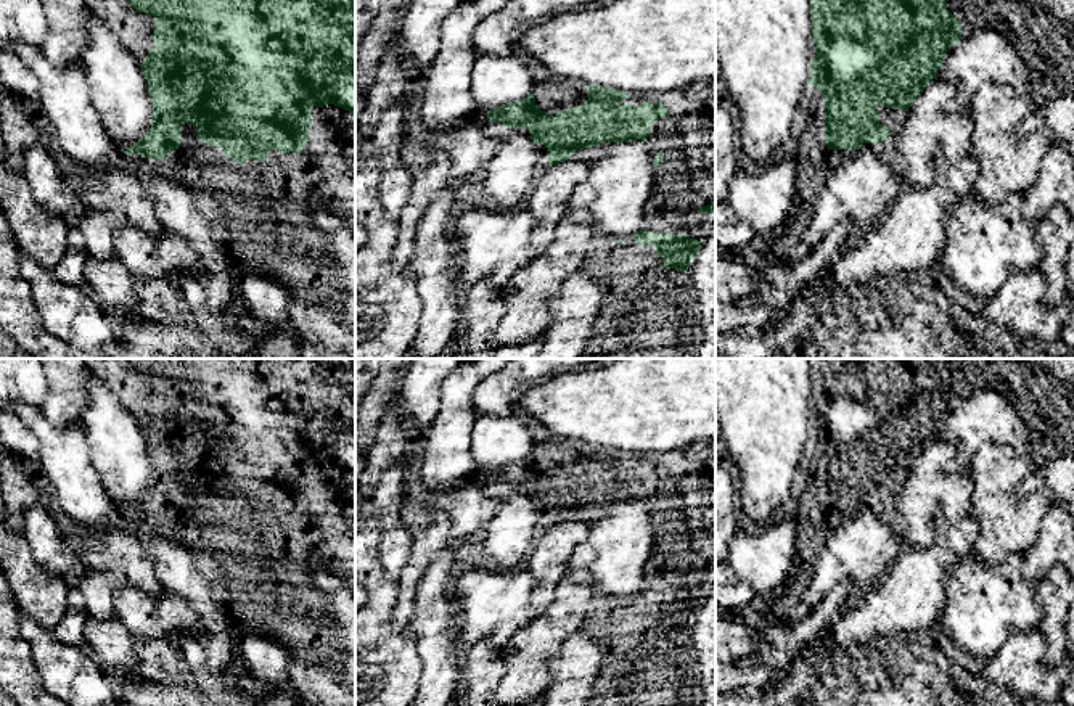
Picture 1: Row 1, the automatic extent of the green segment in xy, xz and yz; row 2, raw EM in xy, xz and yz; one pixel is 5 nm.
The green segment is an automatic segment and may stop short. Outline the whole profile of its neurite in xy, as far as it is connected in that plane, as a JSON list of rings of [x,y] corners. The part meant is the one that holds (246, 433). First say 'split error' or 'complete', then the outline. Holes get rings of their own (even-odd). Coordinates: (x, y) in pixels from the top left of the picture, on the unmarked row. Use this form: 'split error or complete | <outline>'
complete | [[[124,359],[133,370],[154,380],[153,400],[156,405],[140,425],[153,463],[153,482],[148,494],[124,515],[137,513],[141,518],[166,519],[170,510],[180,508],[182,486],[193,484],[199,502],[222,508],[236,524],[249,521],[265,523],[267,515],[277,510],[285,515],[301,513],[309,500],[312,468],[334,465],[355,479],[355,359]]]

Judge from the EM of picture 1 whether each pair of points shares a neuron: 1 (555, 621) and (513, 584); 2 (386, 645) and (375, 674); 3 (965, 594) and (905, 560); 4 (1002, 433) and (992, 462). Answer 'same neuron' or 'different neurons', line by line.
1: different neurons
2: different neurons
3: different neurons
4: different neurons

